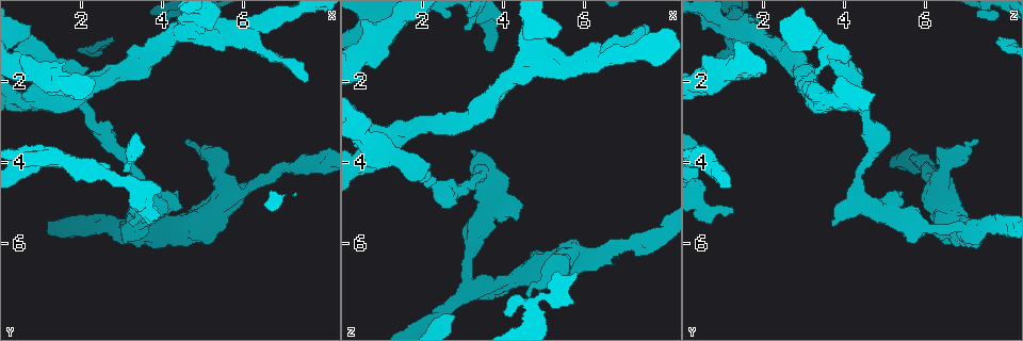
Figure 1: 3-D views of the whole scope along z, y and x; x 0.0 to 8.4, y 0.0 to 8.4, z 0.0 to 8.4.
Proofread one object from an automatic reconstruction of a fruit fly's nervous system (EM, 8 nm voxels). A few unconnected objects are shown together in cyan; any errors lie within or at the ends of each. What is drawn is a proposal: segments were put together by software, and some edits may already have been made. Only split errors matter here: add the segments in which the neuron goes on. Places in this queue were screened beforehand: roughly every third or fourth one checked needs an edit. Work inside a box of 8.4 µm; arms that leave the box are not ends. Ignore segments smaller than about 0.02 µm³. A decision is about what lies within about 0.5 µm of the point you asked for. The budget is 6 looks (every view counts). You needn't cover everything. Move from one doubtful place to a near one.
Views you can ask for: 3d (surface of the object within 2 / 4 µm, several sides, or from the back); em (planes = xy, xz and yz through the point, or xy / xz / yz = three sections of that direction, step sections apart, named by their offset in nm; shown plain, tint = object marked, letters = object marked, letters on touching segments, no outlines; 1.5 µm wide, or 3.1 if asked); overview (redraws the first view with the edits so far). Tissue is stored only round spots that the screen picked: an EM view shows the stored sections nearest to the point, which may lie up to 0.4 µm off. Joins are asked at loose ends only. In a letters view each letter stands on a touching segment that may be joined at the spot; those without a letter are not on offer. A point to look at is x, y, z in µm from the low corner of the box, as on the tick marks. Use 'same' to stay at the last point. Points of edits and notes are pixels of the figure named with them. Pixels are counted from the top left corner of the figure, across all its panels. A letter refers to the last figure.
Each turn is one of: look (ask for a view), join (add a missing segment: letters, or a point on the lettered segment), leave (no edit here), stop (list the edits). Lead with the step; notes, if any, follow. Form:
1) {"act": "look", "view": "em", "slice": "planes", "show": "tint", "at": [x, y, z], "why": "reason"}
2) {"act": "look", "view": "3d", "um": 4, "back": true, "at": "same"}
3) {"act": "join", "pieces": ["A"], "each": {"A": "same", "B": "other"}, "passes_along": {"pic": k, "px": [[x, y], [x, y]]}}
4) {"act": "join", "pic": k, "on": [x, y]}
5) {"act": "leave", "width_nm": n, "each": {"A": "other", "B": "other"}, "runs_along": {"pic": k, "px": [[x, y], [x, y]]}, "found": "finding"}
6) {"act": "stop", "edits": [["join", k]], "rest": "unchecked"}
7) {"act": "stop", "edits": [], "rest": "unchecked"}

{"act": "look", "view": "3d", "um": 4, "at": [7.50, 2.00, 0.70], "why": "free end"}

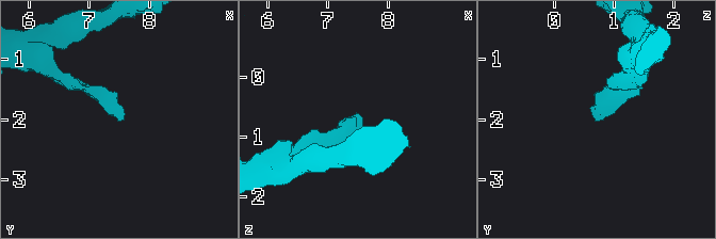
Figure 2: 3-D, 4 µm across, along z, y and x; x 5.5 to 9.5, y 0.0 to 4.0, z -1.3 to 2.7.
{"act": "look", "view": "em", "slice": "planes", "show": "letters", "at": [7.50, 2.05, 0.65]}

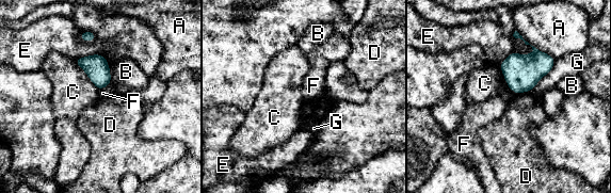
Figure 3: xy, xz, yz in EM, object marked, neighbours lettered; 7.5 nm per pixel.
{"act": "leave", "longest_contact_nm": ["A", 380], "each": {"A": "other", "B": "other", "C": "other", "D": "other", "E": "other", "F": "other", "G": "other"}, "border": {"pic": 3, "px": [[110, 83], [99, 91]]}, "found": "none of them fits"}

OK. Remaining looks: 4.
{"act": "look", "view": "em", "slice": "xy", "step": 8, "show": "tint", "at": [3.75, 5.30, 1.30], "why": "an open end"}

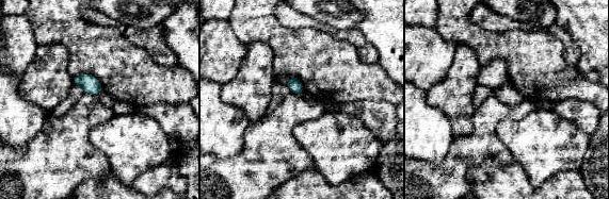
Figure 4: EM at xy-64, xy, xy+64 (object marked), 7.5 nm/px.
{"act": "look", "view": "em", "slice": "planes", "show": "letters", "at": "same", "why": "another direction"}

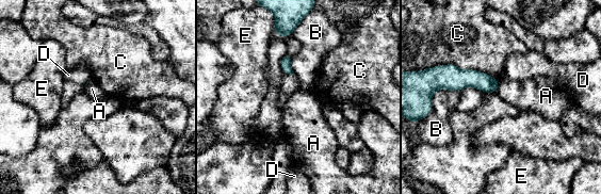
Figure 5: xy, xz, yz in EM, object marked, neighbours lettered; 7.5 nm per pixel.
{"act": "leave", "each": {"A": "other", "B": "other", "C": "other", "D": "other", "E": "other"}, "found": "none of them fits"}

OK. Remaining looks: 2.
{"act": "look", "view": "em", "slice": "planes", "show": "tint", "at": [3.25, 5.50, 3.70], "why": "an open end"}

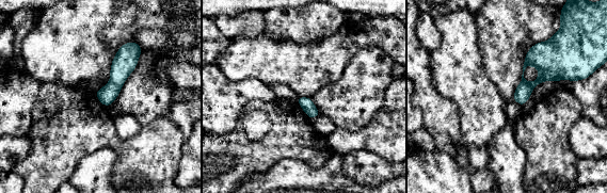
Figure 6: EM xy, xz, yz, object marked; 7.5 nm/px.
{"act": "look", "view": "em", "slice": "planes", "show": "letters", "at": "same", "why": "see the neighbours"}

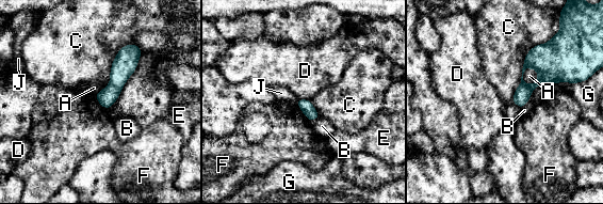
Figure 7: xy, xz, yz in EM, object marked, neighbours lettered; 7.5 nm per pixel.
{"act": "leave", "each": {"A": "other", "B": "other", "C": "other", "D": "other", "E": "other", "F": "other", "G": "other", "J": "other"}, "border": {"pic": 7, "px": [[297, 98], [308, 98], [310, 100]]}, "found": "none of them fits"}

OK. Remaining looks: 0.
{"act": "stop", "edits": [], "rest": "unchecked"}

